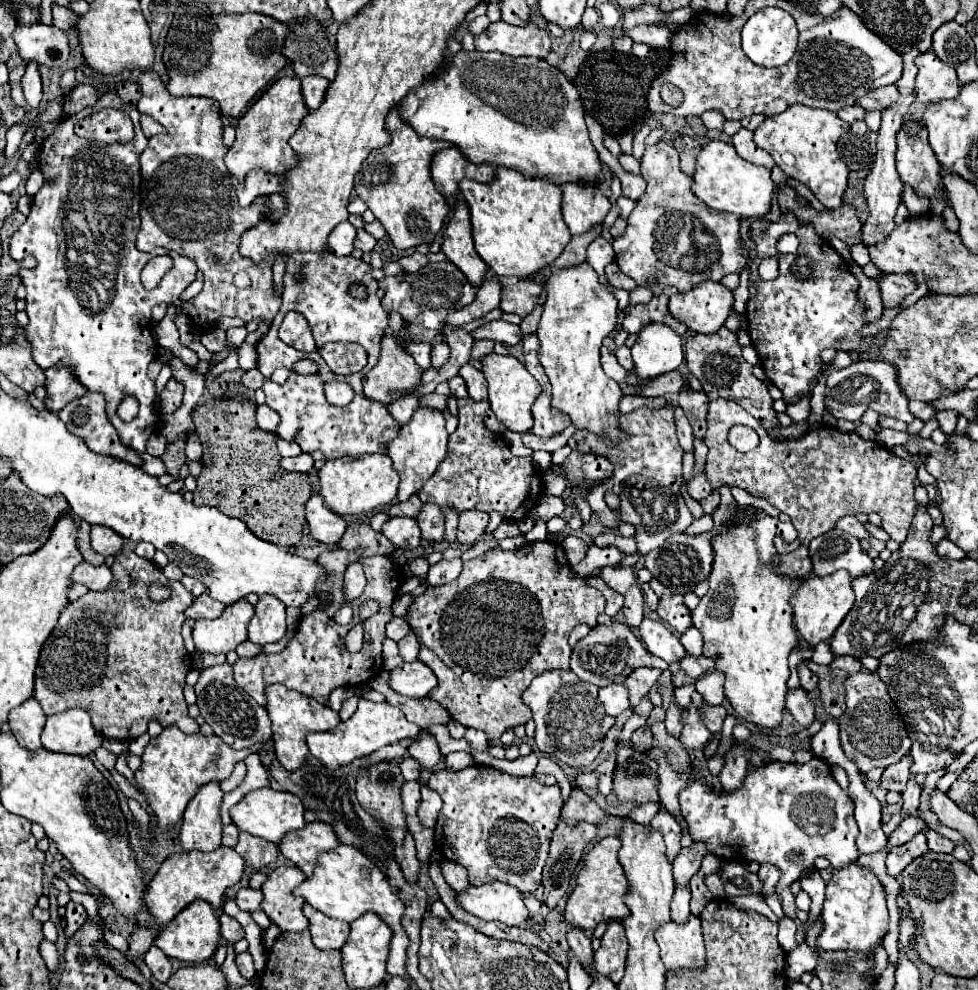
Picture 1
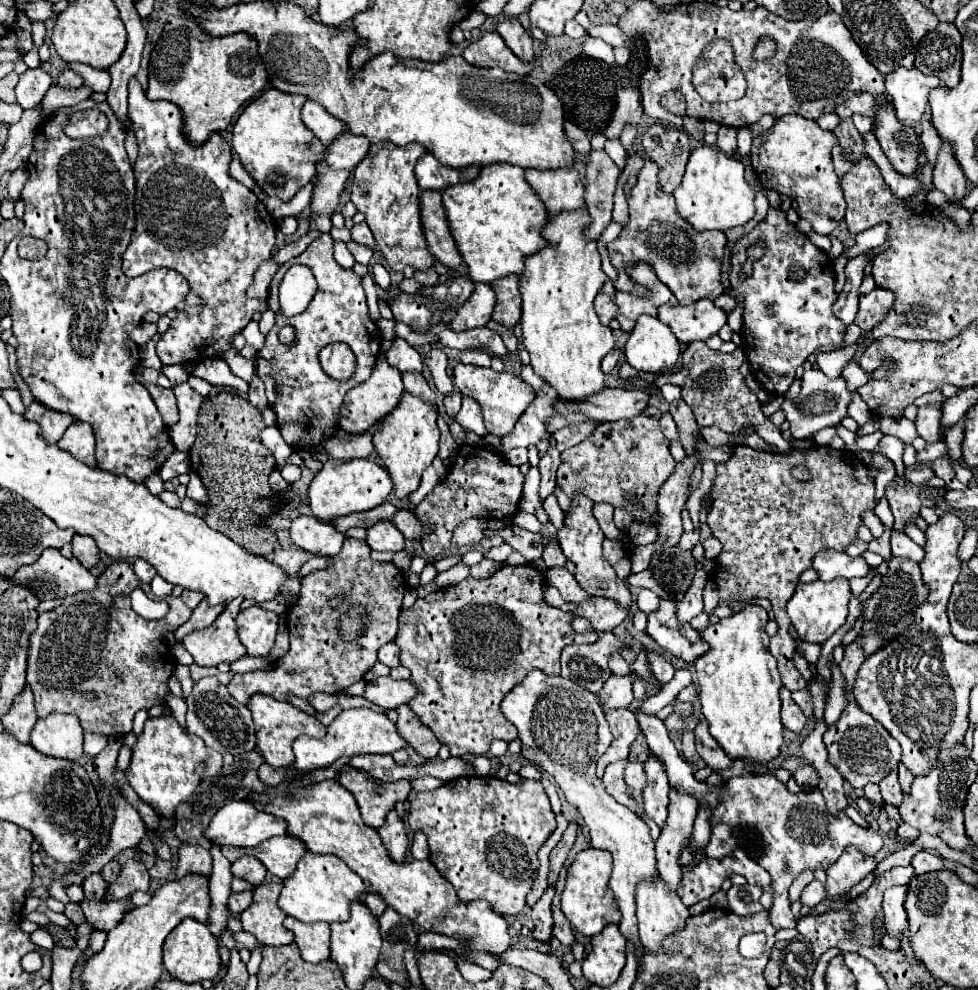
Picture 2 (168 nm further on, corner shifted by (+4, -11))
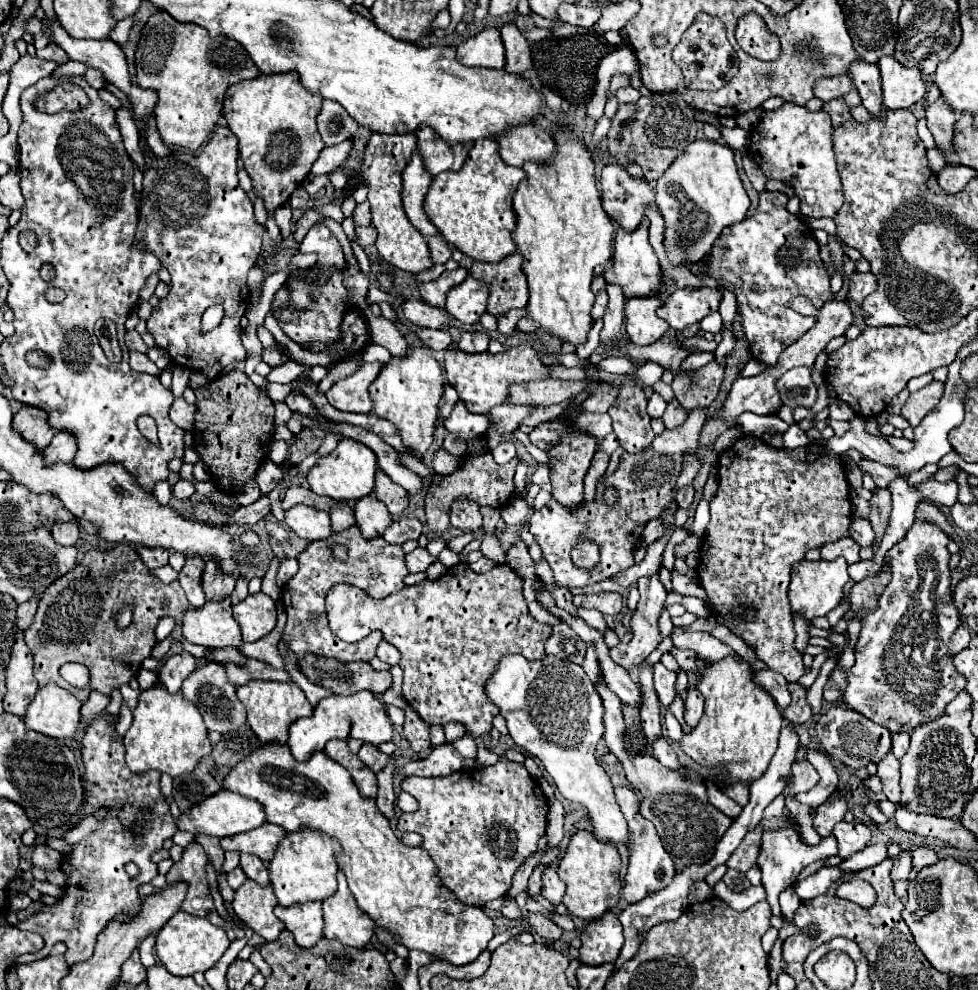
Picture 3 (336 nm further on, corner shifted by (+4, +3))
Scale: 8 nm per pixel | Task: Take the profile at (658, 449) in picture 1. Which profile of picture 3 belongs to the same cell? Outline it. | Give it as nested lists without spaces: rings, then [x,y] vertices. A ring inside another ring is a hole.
[[[624,378],[620,394],[608,410],[618,442],[630,454],[642,452],[654,440],[650,416],[646,414],[646,404],[648,400],[642,386],[634,378]]]

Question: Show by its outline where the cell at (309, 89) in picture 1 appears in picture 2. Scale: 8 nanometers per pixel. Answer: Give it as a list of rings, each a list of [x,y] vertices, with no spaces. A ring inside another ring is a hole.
[[[308,100],[304,104],[302,122],[322,140],[322,144],[330,144],[346,128],[342,120],[330,116],[328,110],[324,110],[324,106],[314,100]]]

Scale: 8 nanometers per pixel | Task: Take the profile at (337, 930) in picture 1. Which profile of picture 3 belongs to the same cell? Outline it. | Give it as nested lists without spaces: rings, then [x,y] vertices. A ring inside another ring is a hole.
[[[294,904],[294,906],[276,906],[274,914],[286,924],[286,928],[294,934],[294,940],[302,948],[310,948],[322,938],[322,904]]]

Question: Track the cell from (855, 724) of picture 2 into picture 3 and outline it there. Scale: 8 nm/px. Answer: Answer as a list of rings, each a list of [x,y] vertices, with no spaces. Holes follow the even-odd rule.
[[[834,706],[826,714],[822,714],[818,724],[816,724],[816,734],[820,738],[824,752],[830,758],[834,758],[834,760],[838,760],[838,762],[842,762],[854,770],[866,768],[866,764],[870,764],[870,762],[878,764],[892,748],[888,728],[878,726],[872,720],[868,720],[866,716],[862,716],[854,710],[848,710],[844,706]]]

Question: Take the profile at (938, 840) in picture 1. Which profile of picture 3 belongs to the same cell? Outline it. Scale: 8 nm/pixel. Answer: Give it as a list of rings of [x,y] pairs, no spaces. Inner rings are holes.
[[[920,846],[912,852],[912,872],[920,872],[926,866],[932,866],[938,862],[938,854],[928,848],[928,846]]]

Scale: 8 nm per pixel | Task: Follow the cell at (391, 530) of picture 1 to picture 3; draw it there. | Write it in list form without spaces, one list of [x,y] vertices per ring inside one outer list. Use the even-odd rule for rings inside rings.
[[[364,496],[362,500],[358,500],[352,512],[356,518],[356,526],[360,528],[364,538],[382,536],[386,526],[392,524],[392,516],[390,512],[386,512],[386,504],[382,504],[374,496]]]

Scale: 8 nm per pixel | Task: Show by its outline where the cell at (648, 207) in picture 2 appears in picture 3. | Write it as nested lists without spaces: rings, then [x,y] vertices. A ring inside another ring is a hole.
[[[608,164],[600,176],[604,210],[626,232],[634,232],[644,218],[644,202],[654,204],[654,186],[634,180],[620,164]]]

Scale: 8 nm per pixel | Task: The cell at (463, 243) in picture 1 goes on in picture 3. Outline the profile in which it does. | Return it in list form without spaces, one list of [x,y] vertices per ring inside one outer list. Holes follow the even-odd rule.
[[[416,150],[402,172],[402,204],[404,204],[404,212],[406,212],[408,220],[412,222],[412,226],[418,232],[422,232],[424,236],[438,234],[438,230],[434,230],[434,224],[428,220],[428,216],[422,208],[430,182],[432,182],[432,176],[430,176],[430,172],[426,172],[426,168],[422,164],[422,156]]]

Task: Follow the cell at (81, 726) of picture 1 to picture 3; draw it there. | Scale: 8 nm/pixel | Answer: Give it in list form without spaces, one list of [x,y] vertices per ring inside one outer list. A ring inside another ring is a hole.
[[[46,684],[30,702],[24,724],[50,738],[66,740],[72,738],[78,728],[80,706],[82,702],[64,688],[58,688],[58,684]]]

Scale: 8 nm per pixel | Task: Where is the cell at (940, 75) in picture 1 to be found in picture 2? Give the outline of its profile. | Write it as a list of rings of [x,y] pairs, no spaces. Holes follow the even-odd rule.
[[[898,68],[886,76],[886,94],[896,108],[898,120],[904,124],[922,120],[928,108],[928,94],[938,86],[940,80],[936,76],[926,76],[914,68]]]

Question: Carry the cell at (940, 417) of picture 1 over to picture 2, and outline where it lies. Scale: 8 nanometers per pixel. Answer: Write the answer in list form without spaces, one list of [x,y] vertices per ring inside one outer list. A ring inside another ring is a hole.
[[[922,406],[918,408],[916,416],[918,434],[926,442],[942,442],[942,426],[940,426],[940,410],[936,406]]]

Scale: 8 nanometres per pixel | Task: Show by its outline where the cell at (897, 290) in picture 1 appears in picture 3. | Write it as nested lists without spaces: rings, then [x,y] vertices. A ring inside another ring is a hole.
[[[852,272],[850,274],[850,284],[848,284],[848,294],[852,296],[854,302],[862,304],[862,300],[872,294],[876,290],[876,276],[874,274],[860,274],[860,272]]]

